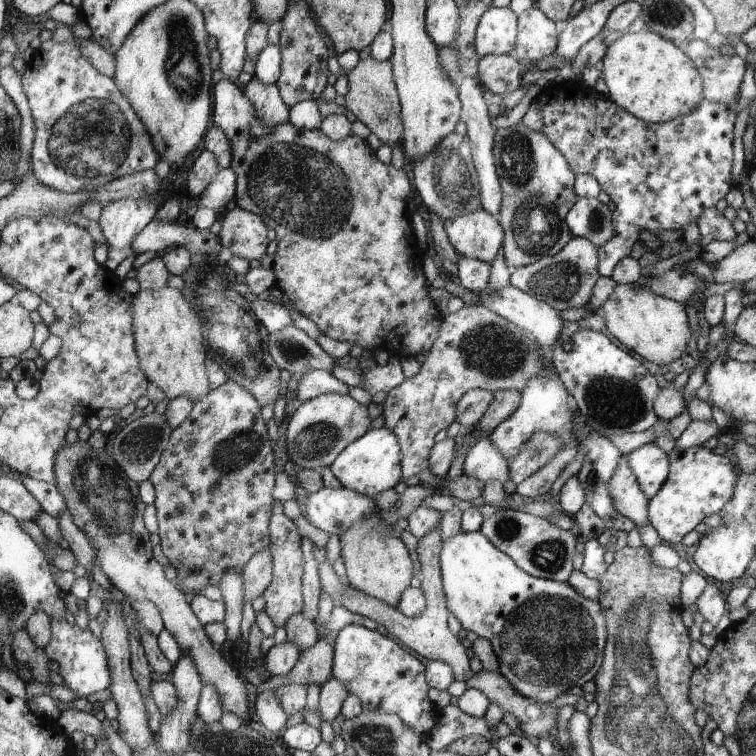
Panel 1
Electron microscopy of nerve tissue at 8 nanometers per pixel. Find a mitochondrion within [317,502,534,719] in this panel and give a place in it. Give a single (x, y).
(507, 529)

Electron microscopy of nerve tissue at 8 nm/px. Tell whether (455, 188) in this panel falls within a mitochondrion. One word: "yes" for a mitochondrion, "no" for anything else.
yes

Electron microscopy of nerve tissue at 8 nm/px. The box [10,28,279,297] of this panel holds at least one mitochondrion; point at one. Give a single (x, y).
(88, 141)

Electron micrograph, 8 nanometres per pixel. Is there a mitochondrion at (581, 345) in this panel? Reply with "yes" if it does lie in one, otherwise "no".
no

